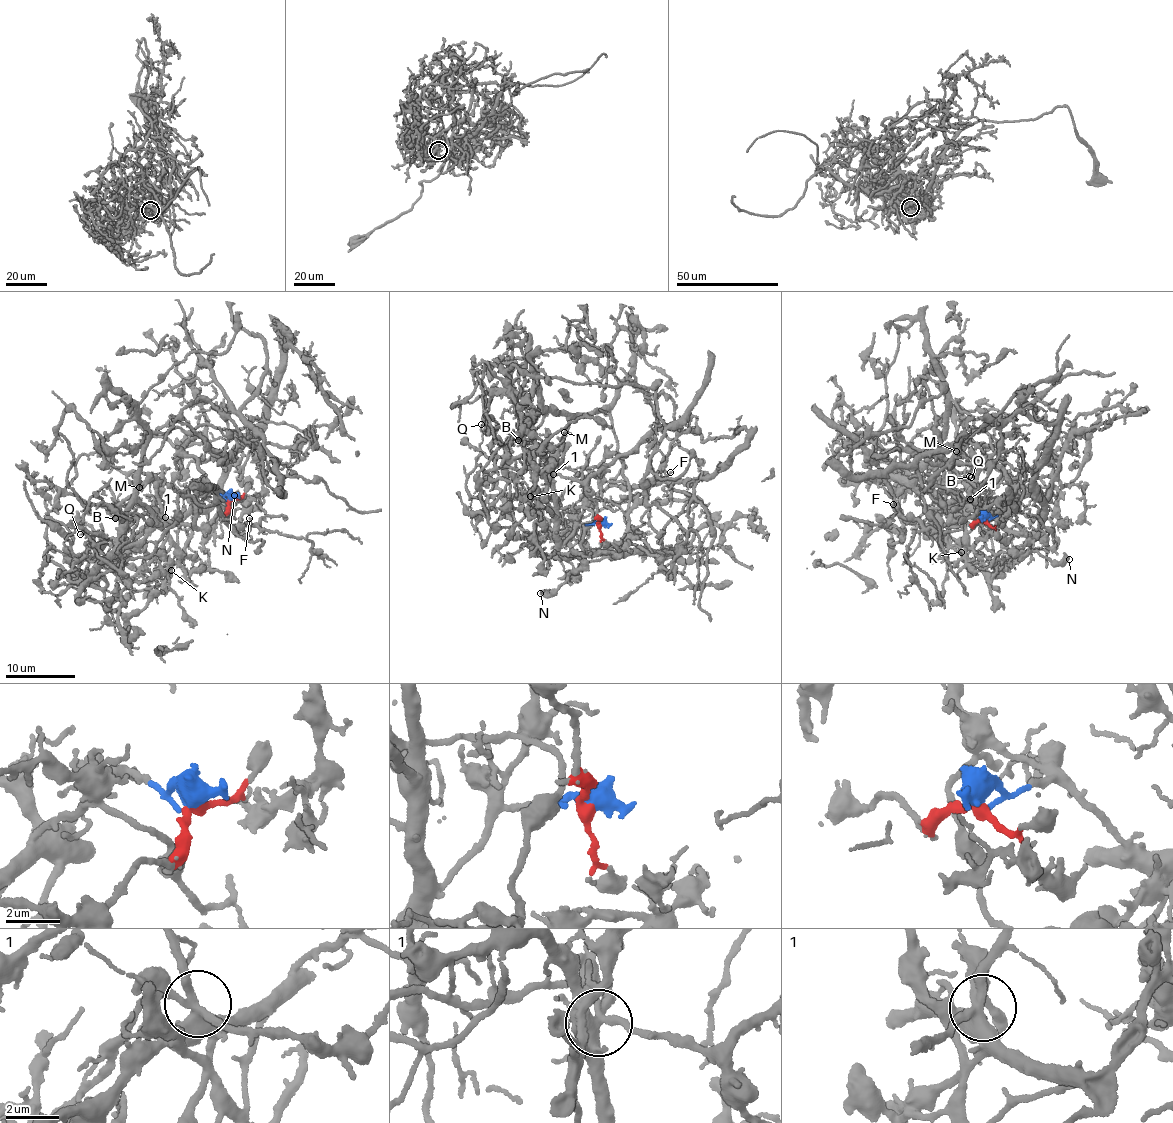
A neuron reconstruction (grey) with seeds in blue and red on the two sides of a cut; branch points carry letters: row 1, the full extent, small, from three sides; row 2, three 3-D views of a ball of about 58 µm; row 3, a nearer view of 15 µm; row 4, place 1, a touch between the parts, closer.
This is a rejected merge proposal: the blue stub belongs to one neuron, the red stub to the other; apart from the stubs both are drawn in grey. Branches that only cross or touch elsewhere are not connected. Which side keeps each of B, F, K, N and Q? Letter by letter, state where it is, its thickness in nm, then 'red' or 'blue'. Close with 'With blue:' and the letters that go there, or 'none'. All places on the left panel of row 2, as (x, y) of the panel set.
B: at (115, 518); 110 nm thick; blue
F: at (249, 518); 120 nm thick; red
K: at (171, 570); 160 nm thick; blue
N: at (234, 495); 340 nm thick; blue
Q: at (80, 534); 100 nm thick; blue
With blue: B, K, N, Q

